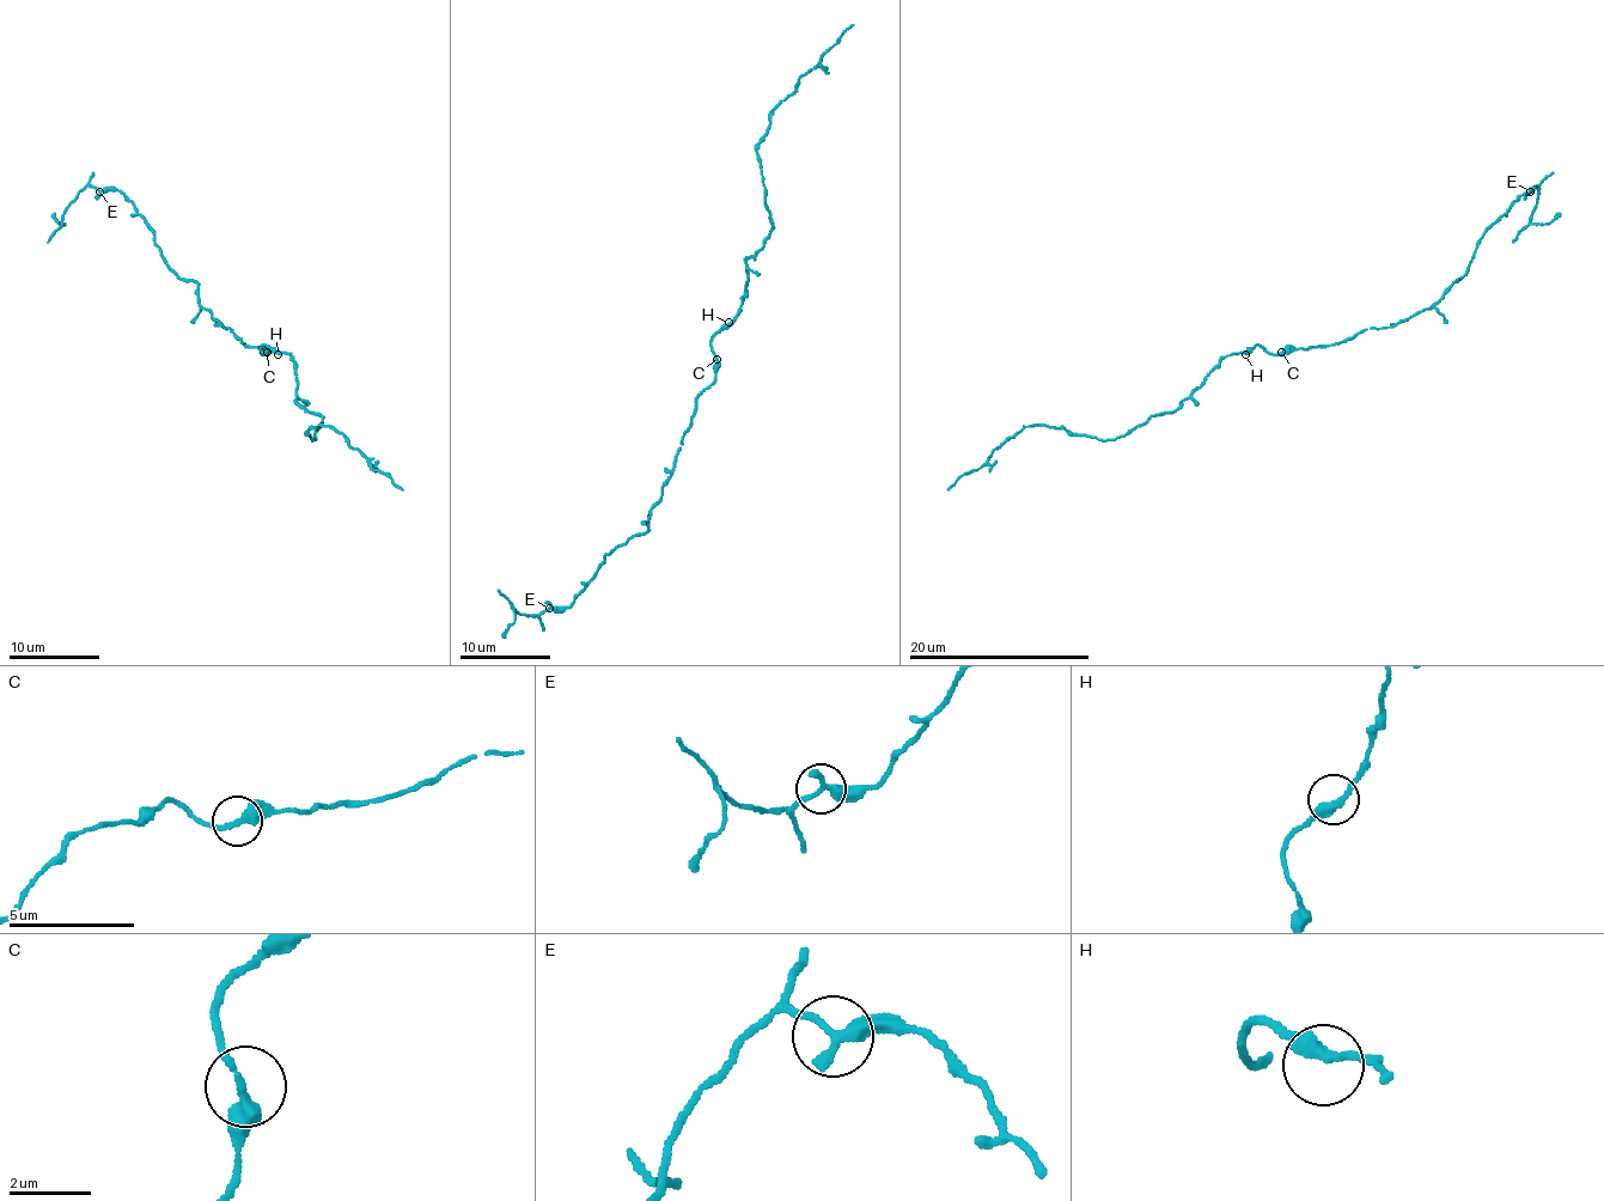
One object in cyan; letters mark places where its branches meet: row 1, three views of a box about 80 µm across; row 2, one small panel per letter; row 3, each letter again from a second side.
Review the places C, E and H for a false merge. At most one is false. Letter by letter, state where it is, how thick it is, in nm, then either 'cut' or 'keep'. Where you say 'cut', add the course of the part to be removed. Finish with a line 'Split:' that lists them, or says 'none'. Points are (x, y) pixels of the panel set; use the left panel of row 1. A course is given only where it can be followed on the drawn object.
C: at (267, 352); 320 nm thick; keep
E: at (99, 191); 320 nm thick; cut; foreign part runs (99, 191), (86, 186), (71, 206), (63, 224), (54, 212)
H: at (278, 354); 320 nm thick; keep
Split: E

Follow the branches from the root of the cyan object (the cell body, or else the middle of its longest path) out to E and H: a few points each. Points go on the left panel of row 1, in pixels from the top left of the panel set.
E: (264, 348), (246, 346), (199, 303), (199, 287), (168, 264), (147, 221), (117, 189), (99, 191)
H: (264, 348), (262, 354), (260, 351), (264, 346), (278, 354)

